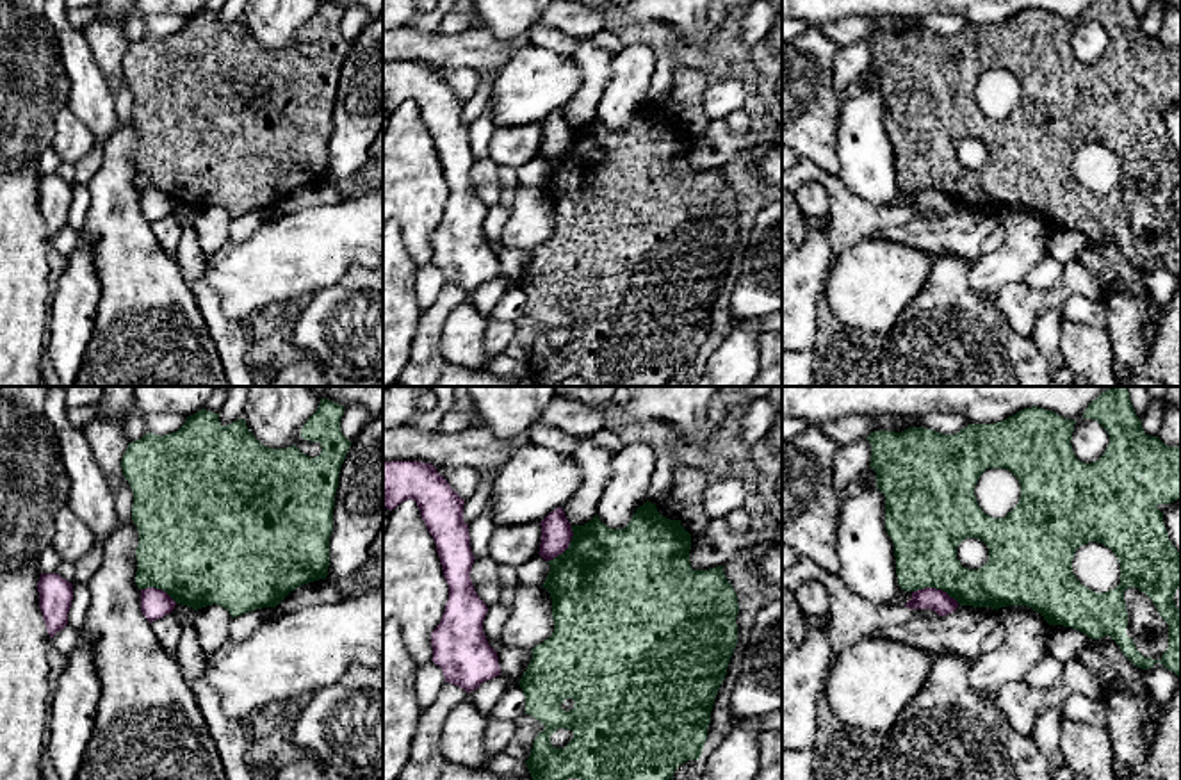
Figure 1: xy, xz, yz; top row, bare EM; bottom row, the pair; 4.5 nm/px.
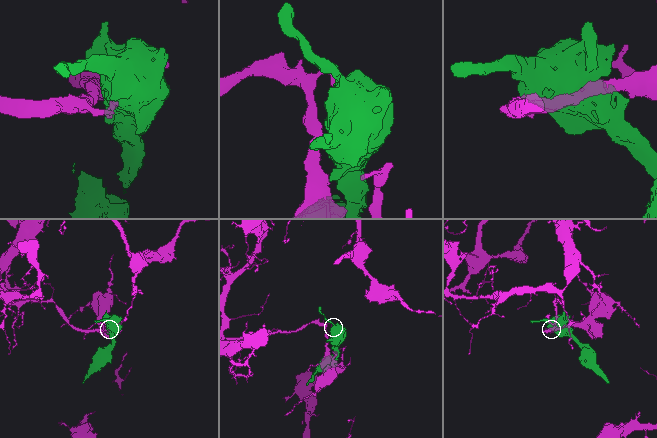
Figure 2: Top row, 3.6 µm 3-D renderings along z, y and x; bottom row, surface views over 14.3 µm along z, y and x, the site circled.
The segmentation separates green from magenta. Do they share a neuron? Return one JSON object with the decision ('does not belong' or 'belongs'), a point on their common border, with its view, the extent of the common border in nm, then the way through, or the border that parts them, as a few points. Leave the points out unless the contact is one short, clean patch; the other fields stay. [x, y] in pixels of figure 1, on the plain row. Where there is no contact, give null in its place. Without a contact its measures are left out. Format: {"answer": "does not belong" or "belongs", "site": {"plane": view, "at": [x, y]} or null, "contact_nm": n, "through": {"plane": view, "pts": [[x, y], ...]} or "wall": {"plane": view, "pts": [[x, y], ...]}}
{"answer": "does not belong", "site": {"plane": "yz", "at": [936, 189]}, "contact_nm": 220, "wall": {"plane": "yz", "pts": [[912, 191], [941, 189], [959, 203]]}}

